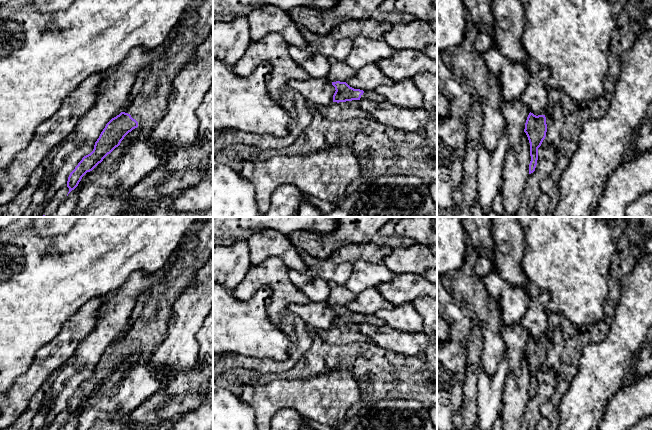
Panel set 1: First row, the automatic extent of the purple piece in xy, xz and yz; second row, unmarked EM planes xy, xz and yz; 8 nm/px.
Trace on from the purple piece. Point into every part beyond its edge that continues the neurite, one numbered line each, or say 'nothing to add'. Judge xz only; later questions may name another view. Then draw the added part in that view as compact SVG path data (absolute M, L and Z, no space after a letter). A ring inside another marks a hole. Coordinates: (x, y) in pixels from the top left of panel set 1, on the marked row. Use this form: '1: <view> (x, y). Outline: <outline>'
1: xz (370, 95). Outline: M364 91L364 93L361 95L360 99L368 99L371 101L376 102L384 102L386 101L386 98L380 94L378 94L376 91Z

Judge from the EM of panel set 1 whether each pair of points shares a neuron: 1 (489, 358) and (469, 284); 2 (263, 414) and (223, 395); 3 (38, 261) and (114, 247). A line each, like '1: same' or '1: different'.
1: same
2: different
3: same

